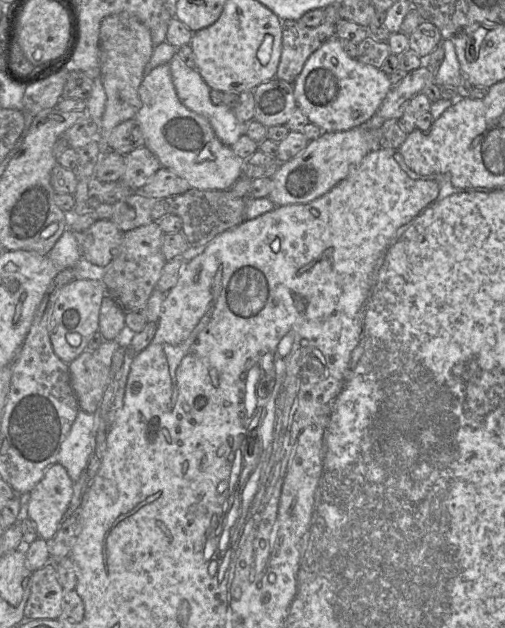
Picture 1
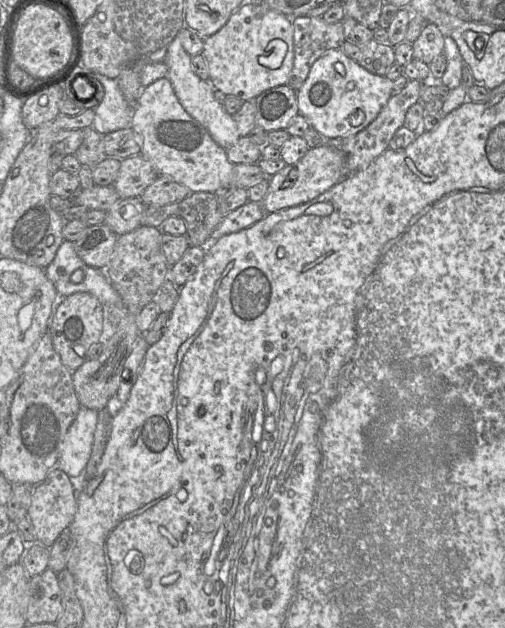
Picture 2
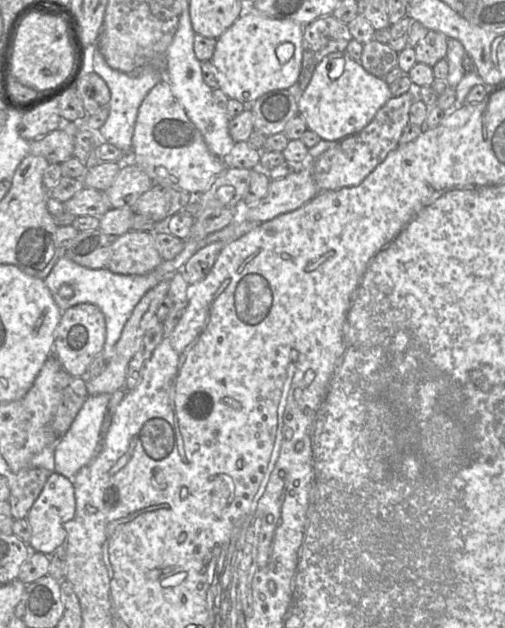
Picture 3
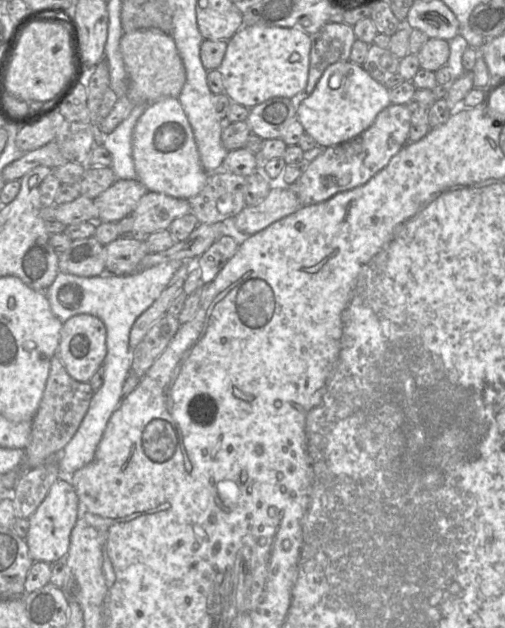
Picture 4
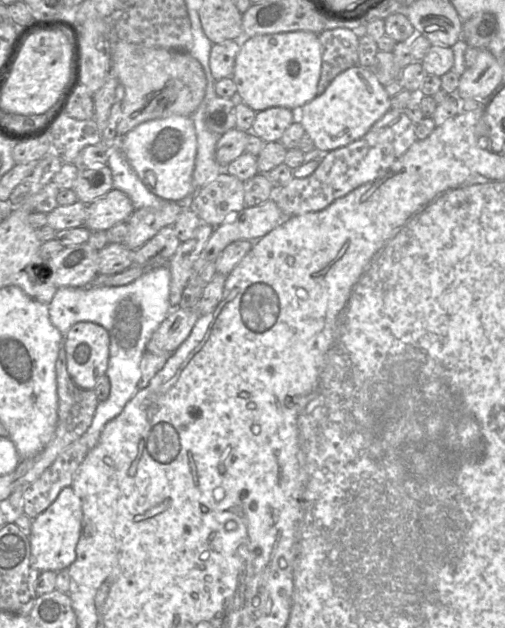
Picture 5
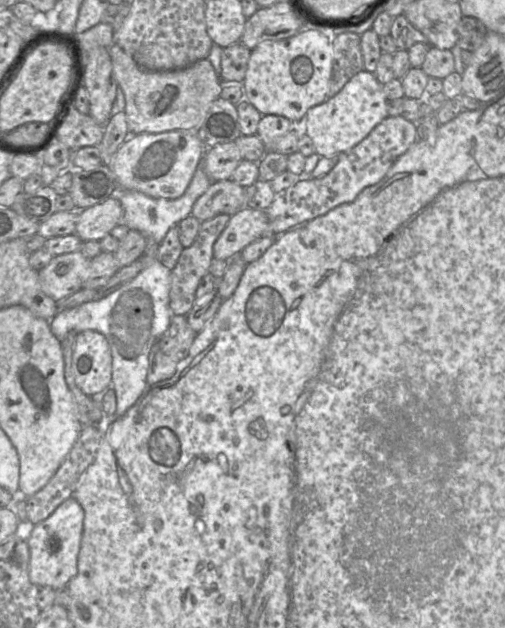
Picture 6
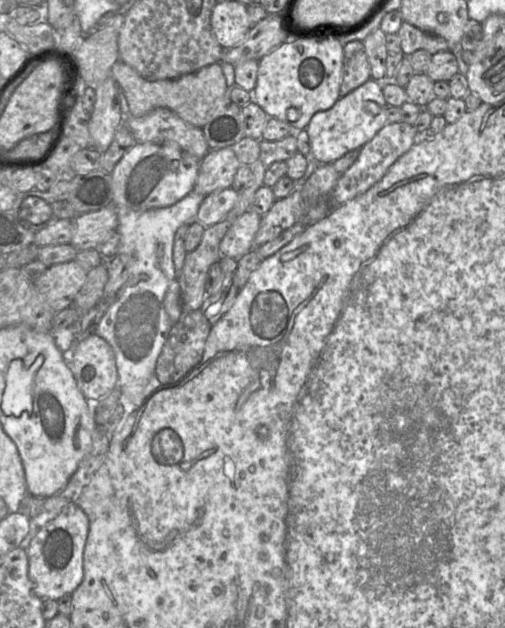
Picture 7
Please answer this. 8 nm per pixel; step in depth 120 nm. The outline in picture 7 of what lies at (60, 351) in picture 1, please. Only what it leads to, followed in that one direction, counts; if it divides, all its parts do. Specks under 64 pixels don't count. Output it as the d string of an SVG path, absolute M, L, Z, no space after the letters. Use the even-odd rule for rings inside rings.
M90 333L74 351L72 373L85 398L96 403L118 387L115 354L102 337Z

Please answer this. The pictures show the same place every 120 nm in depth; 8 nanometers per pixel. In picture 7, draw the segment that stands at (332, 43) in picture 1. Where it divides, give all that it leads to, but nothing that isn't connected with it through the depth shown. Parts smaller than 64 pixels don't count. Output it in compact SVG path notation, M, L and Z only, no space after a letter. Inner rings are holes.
M373 78L340 97L332 108L315 113L306 128L311 158L318 164L332 164L346 153L360 150L388 123L387 110L382 83Z

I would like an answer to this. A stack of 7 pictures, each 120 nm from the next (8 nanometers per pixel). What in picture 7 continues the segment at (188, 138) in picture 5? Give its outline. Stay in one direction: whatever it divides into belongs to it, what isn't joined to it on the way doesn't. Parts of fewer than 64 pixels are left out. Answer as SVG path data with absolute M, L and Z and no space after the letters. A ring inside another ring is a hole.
M136 143L115 166L112 176L112 205L134 211L171 206L190 192L199 172L200 161L178 145Z

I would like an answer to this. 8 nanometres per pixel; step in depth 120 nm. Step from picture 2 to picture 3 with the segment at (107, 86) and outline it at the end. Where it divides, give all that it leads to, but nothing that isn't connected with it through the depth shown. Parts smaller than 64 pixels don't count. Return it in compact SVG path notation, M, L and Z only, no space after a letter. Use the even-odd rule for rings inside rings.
M98 48L93 54L92 71L97 73L108 85L111 93L108 104L108 118L99 129L98 134L101 139L108 142L125 155L132 152L132 140L135 129L135 123L138 110L148 92L162 80L162 76L157 73L137 72L124 73L111 68Z

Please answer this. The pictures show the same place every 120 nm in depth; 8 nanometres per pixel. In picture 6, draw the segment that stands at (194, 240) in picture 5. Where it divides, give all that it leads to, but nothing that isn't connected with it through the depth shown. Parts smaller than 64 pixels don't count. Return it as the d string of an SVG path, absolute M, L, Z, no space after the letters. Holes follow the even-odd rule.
M220 214L210 220L201 221L199 233L194 243L182 250L176 266L171 271L170 309L172 316L186 316L193 308L197 287L202 278L209 273L214 259L214 244L227 226L230 218L230 215Z

